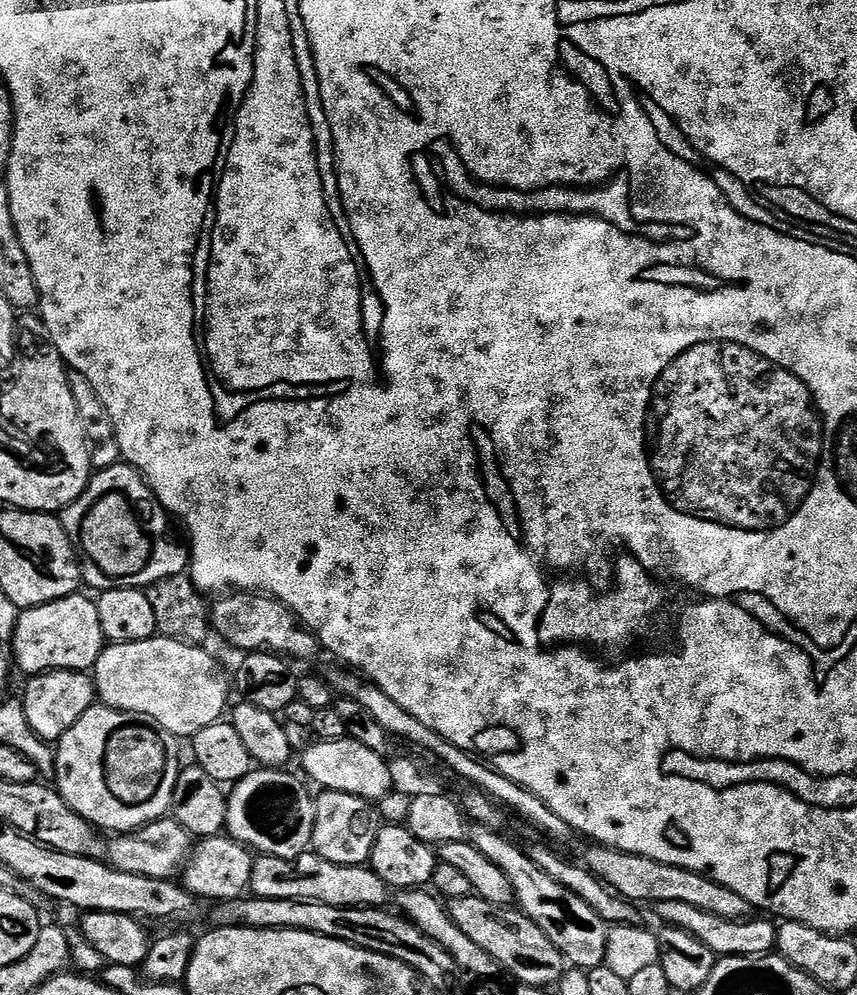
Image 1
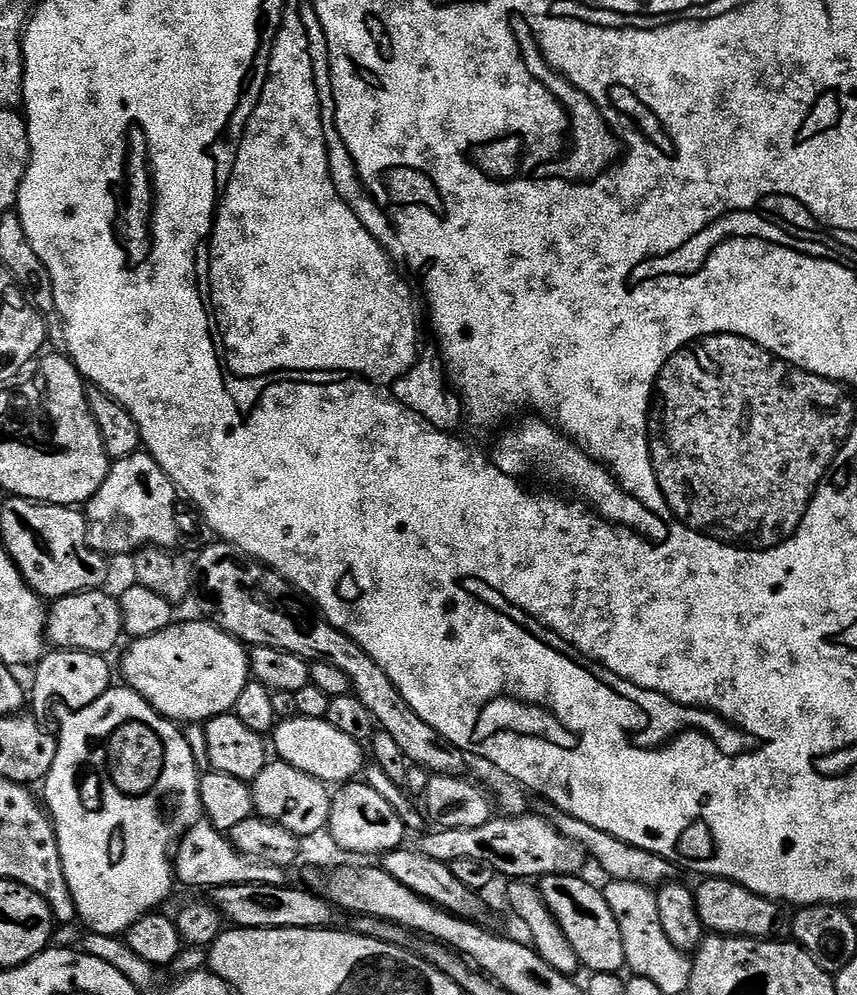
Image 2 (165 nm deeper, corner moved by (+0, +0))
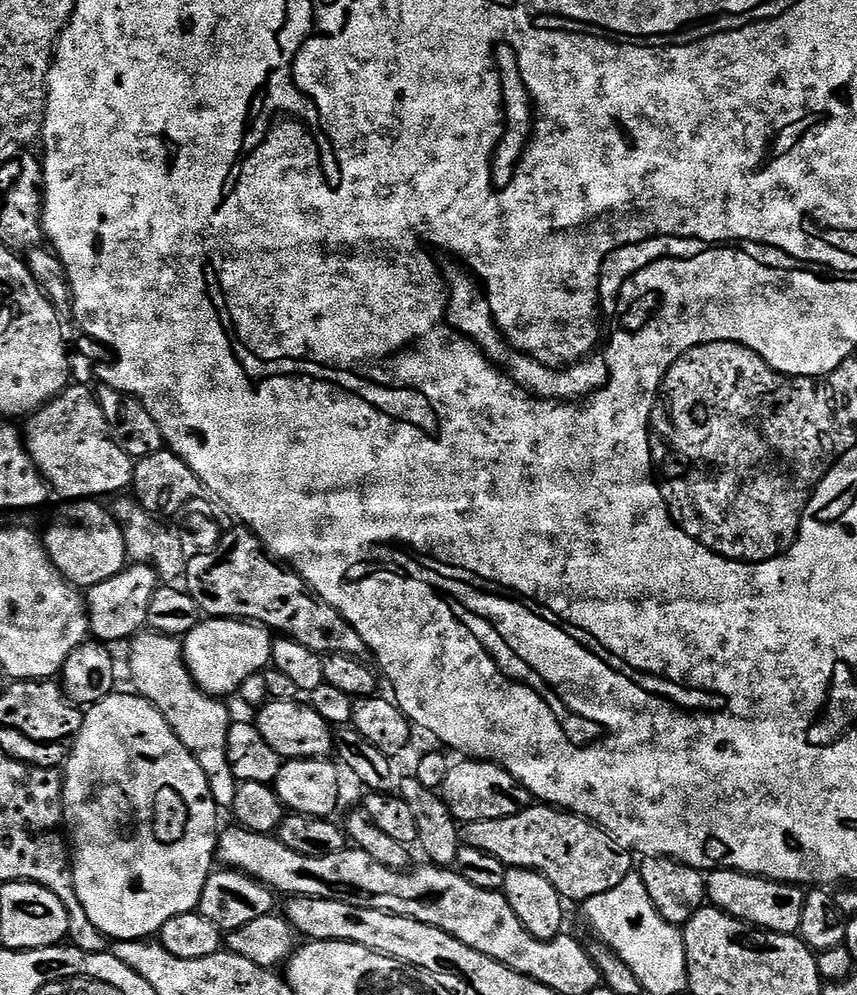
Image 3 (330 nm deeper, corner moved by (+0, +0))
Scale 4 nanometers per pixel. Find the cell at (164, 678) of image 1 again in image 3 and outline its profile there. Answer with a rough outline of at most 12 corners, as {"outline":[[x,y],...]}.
{"outline":[[208,618],[183,637],[204,693],[228,698],[271,665],[273,633]]}

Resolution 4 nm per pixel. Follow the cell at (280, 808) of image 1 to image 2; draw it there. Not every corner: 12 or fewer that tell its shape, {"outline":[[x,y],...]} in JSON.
{"outline":[[283,760],[251,781],[255,815],[299,837],[328,827],[329,785]]}

